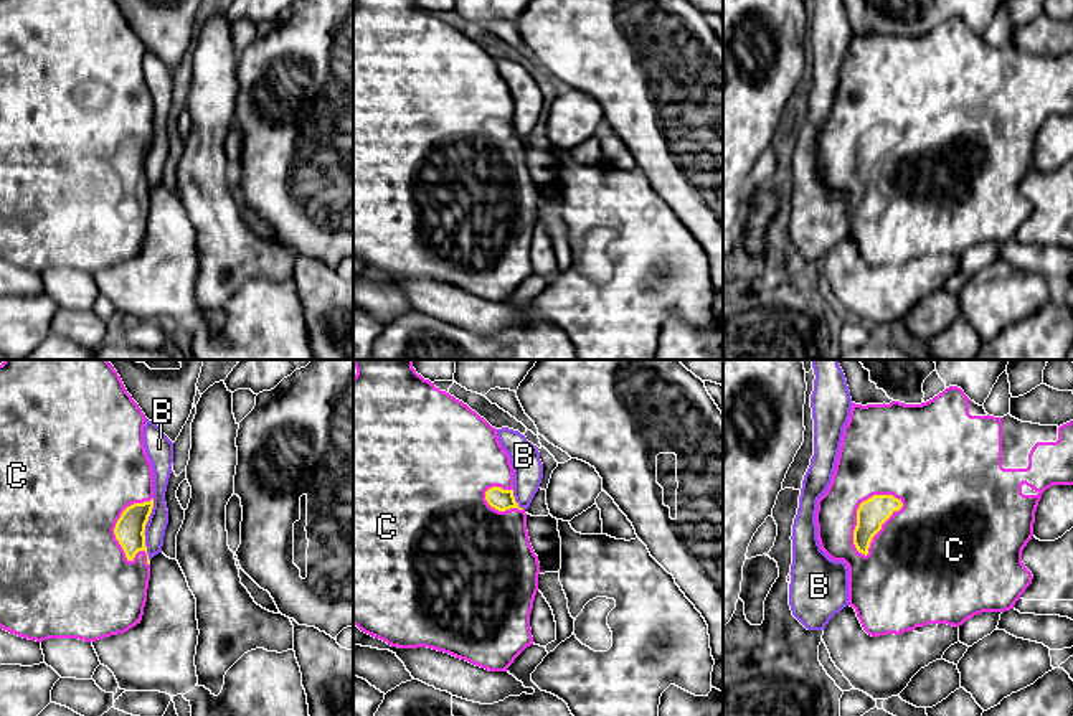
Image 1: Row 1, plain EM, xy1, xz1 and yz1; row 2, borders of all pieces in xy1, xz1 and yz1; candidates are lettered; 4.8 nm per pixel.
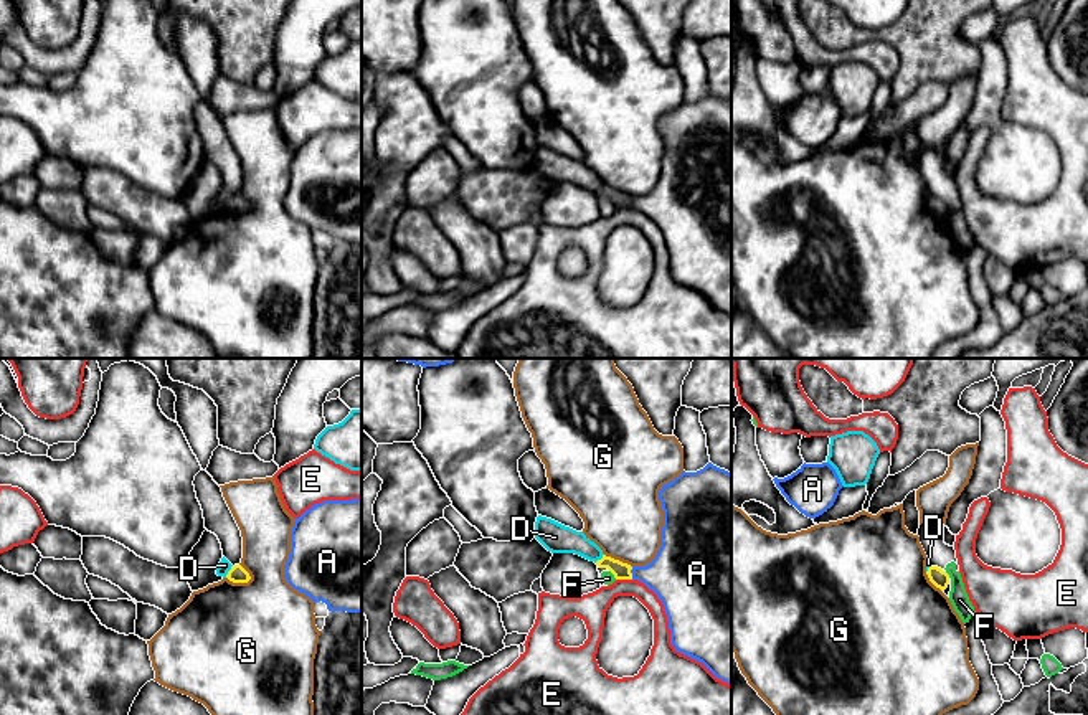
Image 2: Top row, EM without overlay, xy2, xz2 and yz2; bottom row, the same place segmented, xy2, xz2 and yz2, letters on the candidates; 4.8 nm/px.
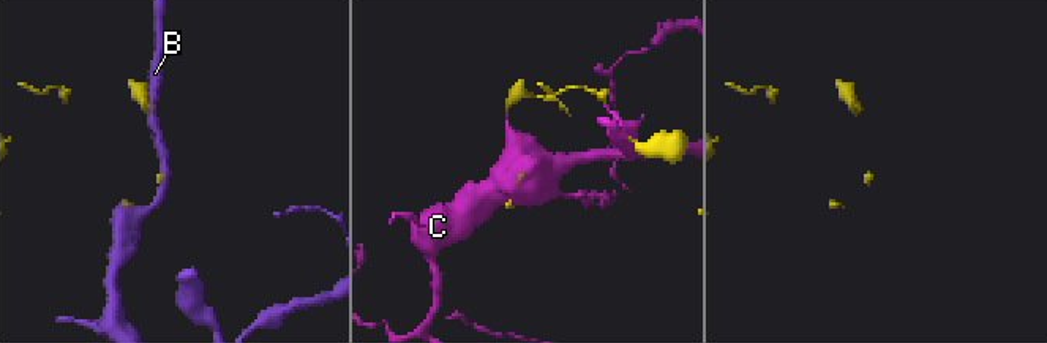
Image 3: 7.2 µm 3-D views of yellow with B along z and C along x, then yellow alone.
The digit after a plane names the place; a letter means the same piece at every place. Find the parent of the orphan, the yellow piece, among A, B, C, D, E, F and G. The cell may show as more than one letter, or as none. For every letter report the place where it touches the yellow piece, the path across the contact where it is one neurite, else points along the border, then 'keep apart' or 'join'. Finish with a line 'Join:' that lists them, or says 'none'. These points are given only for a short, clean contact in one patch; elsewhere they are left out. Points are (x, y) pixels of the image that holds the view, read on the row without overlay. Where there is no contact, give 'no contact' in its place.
A: contact xz2 (631, 203); keep apart
B: contact xy1 (144, 160); keep apart
C: contact yz1 (882, 154); join
D: contact xy2 (228, 202); border xy2 (231, 195), (225, 207); keep apart
E: contact xz2 (624, 208); keep apart
F: contact yz2 (948, 205); keep apart
G: contact xy2 (238, 212); border xy2 (251, 207), (246, 212), (230, 212), (227, 208); keep apart
Join: C

